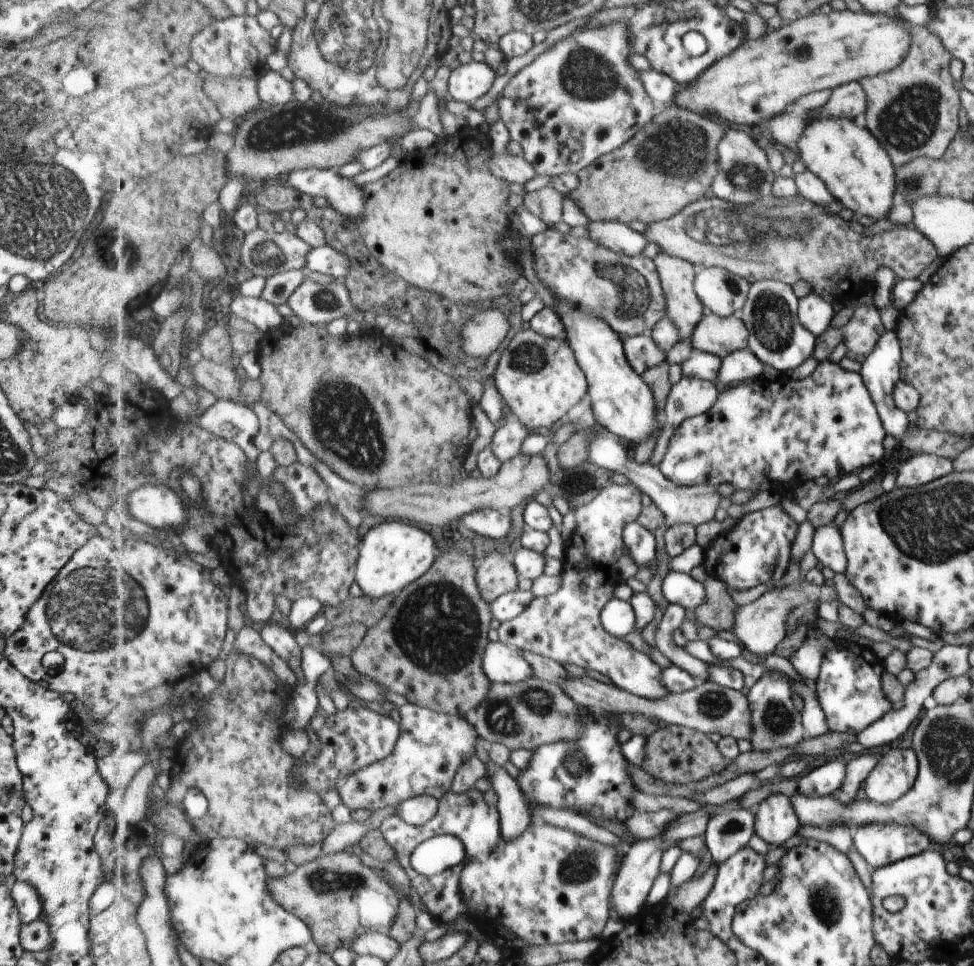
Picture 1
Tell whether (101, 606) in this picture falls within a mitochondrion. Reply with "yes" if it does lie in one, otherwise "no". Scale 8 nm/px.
yes

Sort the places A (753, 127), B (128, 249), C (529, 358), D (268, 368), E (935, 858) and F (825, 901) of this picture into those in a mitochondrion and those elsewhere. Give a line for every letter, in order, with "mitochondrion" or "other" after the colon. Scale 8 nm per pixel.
A: other
B: mitochondrion
C: mitochondrion
D: other
E: other
F: mitochondrion

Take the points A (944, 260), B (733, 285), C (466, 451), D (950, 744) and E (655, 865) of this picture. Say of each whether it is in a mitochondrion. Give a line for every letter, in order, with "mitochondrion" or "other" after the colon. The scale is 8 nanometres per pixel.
A: other
B: mitochondrion
C: other
D: mitochondrion
E: other

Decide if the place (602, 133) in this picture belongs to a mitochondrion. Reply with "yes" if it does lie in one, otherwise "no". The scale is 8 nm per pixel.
no

